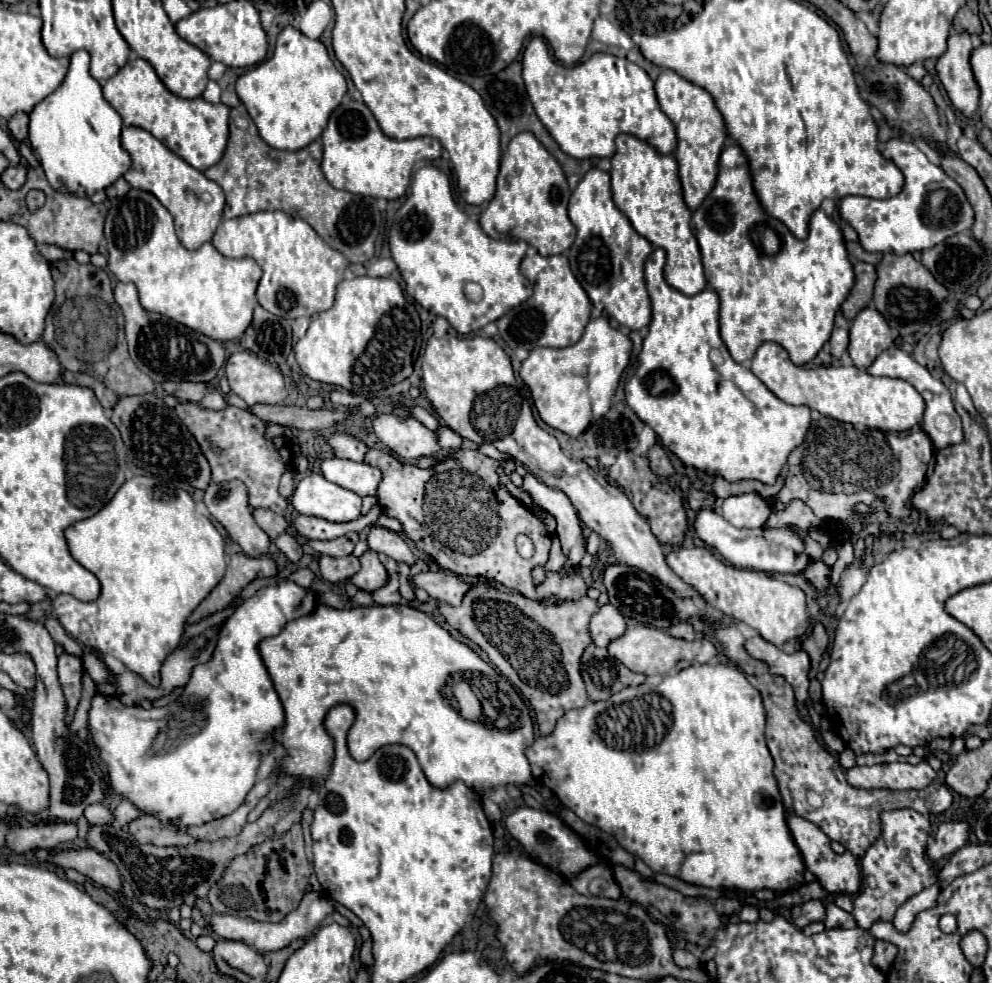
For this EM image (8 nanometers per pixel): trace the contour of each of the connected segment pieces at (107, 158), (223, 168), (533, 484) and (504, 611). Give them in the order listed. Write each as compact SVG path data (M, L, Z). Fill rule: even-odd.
M76 51L70 57L64 83L30 113L30 143L40 155L44 173L54 189L90 197L94 191L106 189L122 177L130 169L132 159L120 143L122 117L104 99L102 87L90 75L88 65L90 57L86 51Z
M230 121L230 139L222 159L204 171L204 175L216 181L226 193L224 217L240 217L256 211L284 211L292 217L304 219L332 249L340 251L350 263L366 263L374 255L374 243L380 233L382 215L376 207L376 199L352 195L348 191L334 189L322 169L322 145L320 139L300 151L278 151L272 149L250 121L246 129L240 129Z
M532 473L524 475L522 481L522 491L530 495L532 503L554 515L556 519L556 535L560 537L562 543L562 551L568 557L568 567L580 563L580 559L584 557L584 537L582 537L582 527L580 527L580 519L570 503L570 499L558 491L552 489L548 485L544 485L542 481L538 481Z
M472 585L470 589L468 589L468 593L464 595L464 601L458 605L458 607L454 607L454 605L448 605L448 603L438 603L438 611L444 615L444 619L450 623L450 627L454 627L454 629L458 629L464 637L468 637L468 639L472 639L474 643L478 643L480 645L480 649L490 657L490 661L492 661L492 665L504 675L504 677L508 677L510 679L510 683L520 691L520 695L532 705L532 709L534 709L534 713L536 713L536 721L538 721L538 729L540 729L540 733L546 737L548 733L552 733L552 729L556 727L556 721L568 711L568 709L578 709L578 707L584 707L584 705L588 705L590 703L590 699L588 699L588 693L586 693L586 689L584 689L584 681L582 681L582 677L580 677L580 657L582 657L582 653L584 653L584 649L592 643L592 637L590 637L590 629L588 629L588 625L590 625L590 619L592 619L592 615L598 611L598 601L596 599L590 599L590 597L582 597L582 599L578 599L578 601L566 601L566 603L562 603L562 605L546 605L546 603L538 603L538 601L532 601L532 599L526 599L524 595L520 595L520 593L516 593L516 591L508 591L508 589L504 589L504 587L488 587L488 585Z

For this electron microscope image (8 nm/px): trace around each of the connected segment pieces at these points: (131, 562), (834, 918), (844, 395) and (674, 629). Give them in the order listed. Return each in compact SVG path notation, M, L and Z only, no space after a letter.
M132 477L102 511L70 525L66 529L66 541L72 557L98 577L102 585L100 597L92 603L82 603L72 599L72 595L58 595L54 601L44 599L30 605L26 617L32 621L56 617L72 639L92 647L100 655L116 657L152 687L158 687L162 661L180 645L190 613L224 577L226 561L222 535L208 517L196 511L192 497L184 489L164 485L154 477Z
M830 903L826 907L826 921L824 921L826 929L834 929L834 927L844 927L844 929L852 929L856 927L856 921L850 913L846 913L844 909L836 907L834 903Z
M764 343L756 351L750 371L782 401L806 405L852 425L866 425L880 431L908 431L924 415L922 395L904 379L874 377L852 367L798 367L790 361L788 351L778 343Z
M680 621L680 623L672 625L668 629L668 633L672 637L680 637L680 639L686 639L686 641L692 641L694 639L694 629L692 629L692 625L688 621Z

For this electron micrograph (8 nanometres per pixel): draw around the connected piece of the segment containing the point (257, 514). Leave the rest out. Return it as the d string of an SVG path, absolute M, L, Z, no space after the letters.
M256 509L254 513L254 521L264 529L264 533L270 537L270 539L276 539L278 535L282 535L288 527L286 519L278 513L272 513L268 509Z

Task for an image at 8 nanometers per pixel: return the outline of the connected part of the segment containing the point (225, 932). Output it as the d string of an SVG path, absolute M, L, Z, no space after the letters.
M308 891L300 903L300 907L292 913L288 913L288 917L284 917L284 921L278 921L278 923L264 923L264 921L248 921L248 917L236 917L236 915L230 915L230 913L216 913L212 909L212 905L208 903L208 899L204 901L196 901L194 905L206 919L206 923L210 925L210 929L214 931L216 937L220 939L234 939L234 941L242 941L254 949L258 949L260 953L270 953L270 951L280 951L284 947L288 947L292 941L296 939L304 939L304 937L310 937L312 931L328 917L332 915L336 909L334 909L334 901L326 895L326 893L314 893L314 891Z

